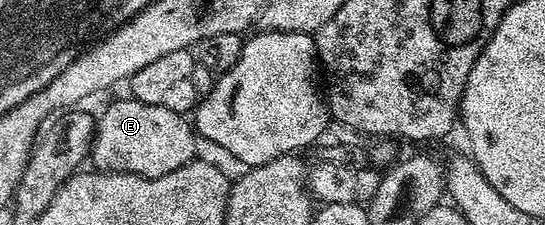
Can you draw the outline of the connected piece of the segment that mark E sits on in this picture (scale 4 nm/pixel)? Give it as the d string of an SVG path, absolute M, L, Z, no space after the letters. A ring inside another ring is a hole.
M133 98L110 104L99 115L94 129L92 164L98 170L131 172L137 176L160 178L195 159L200 145L196 129L183 113L148 106Z

